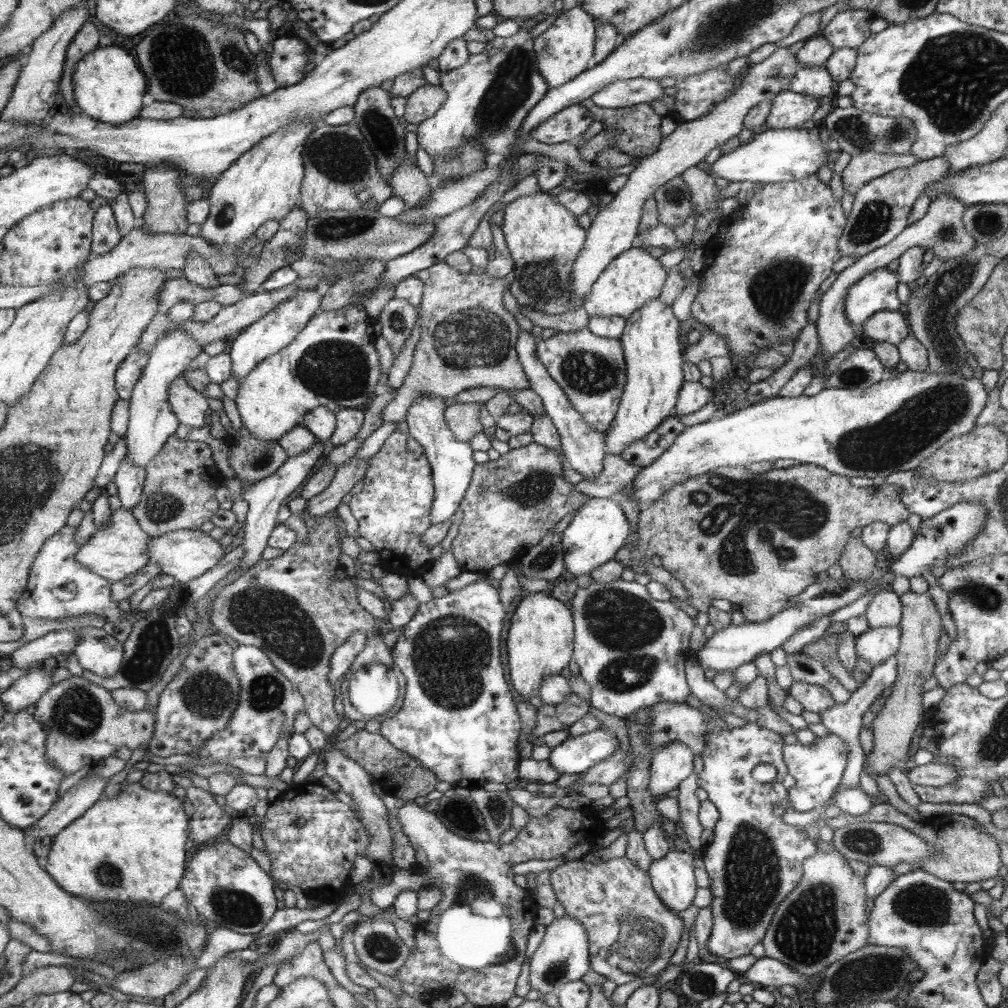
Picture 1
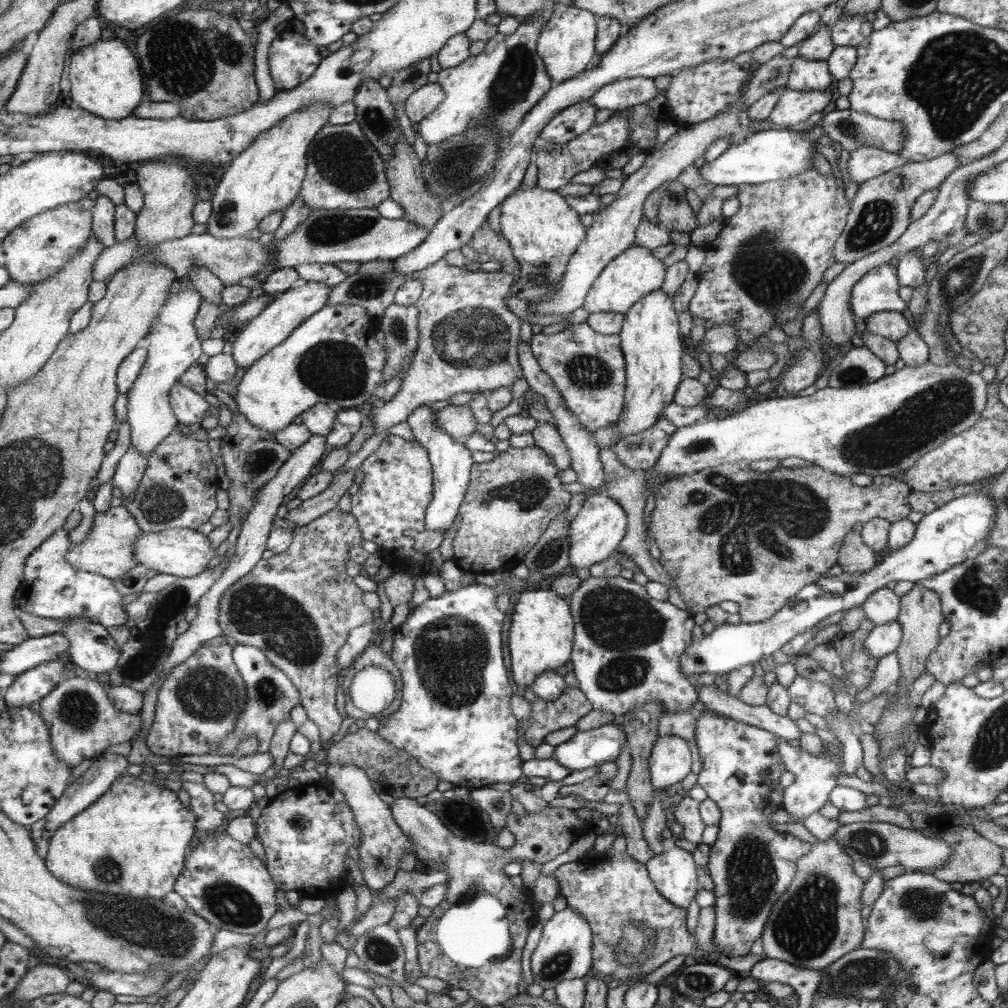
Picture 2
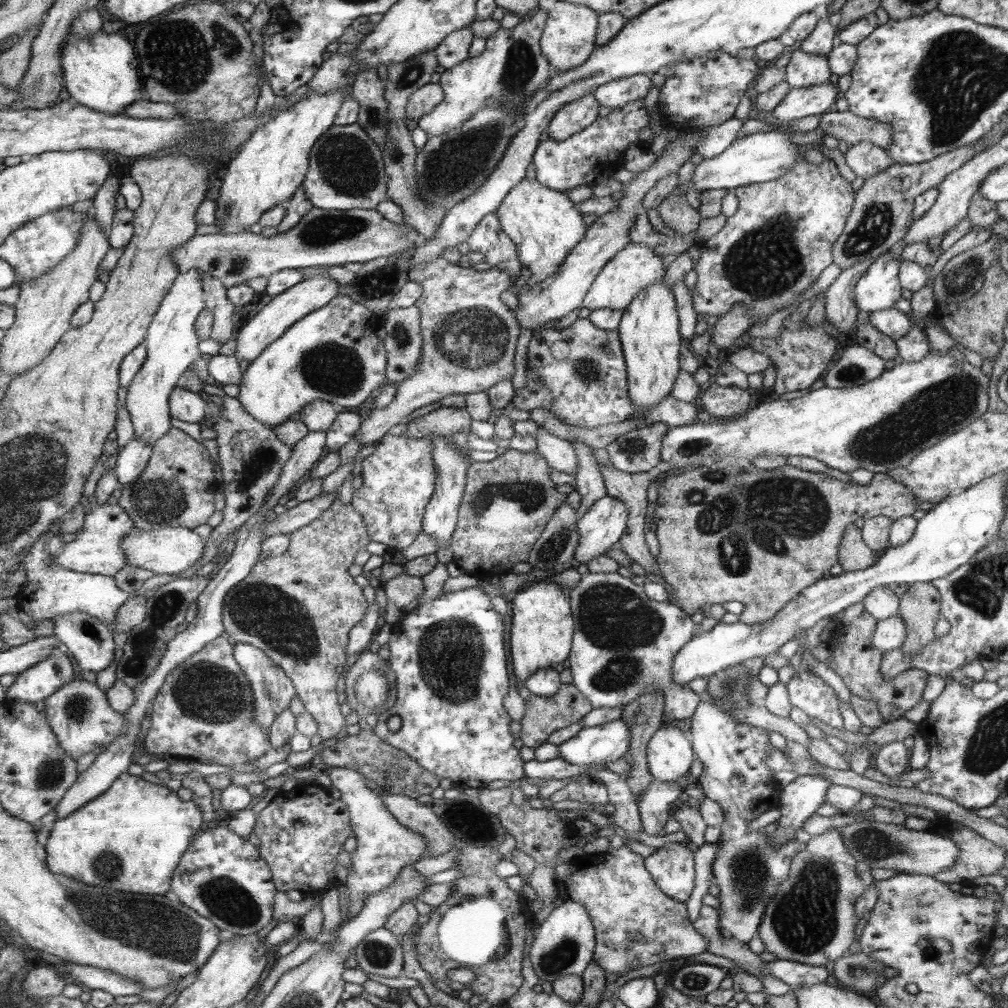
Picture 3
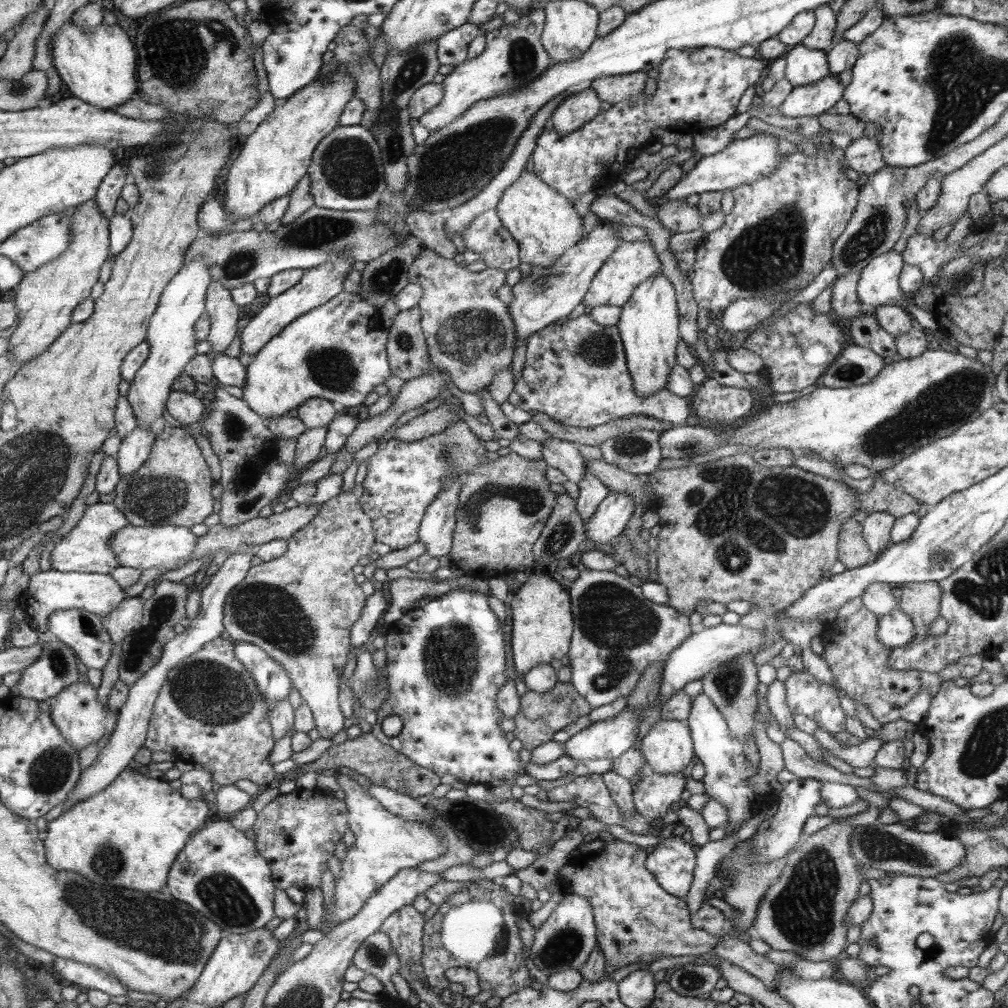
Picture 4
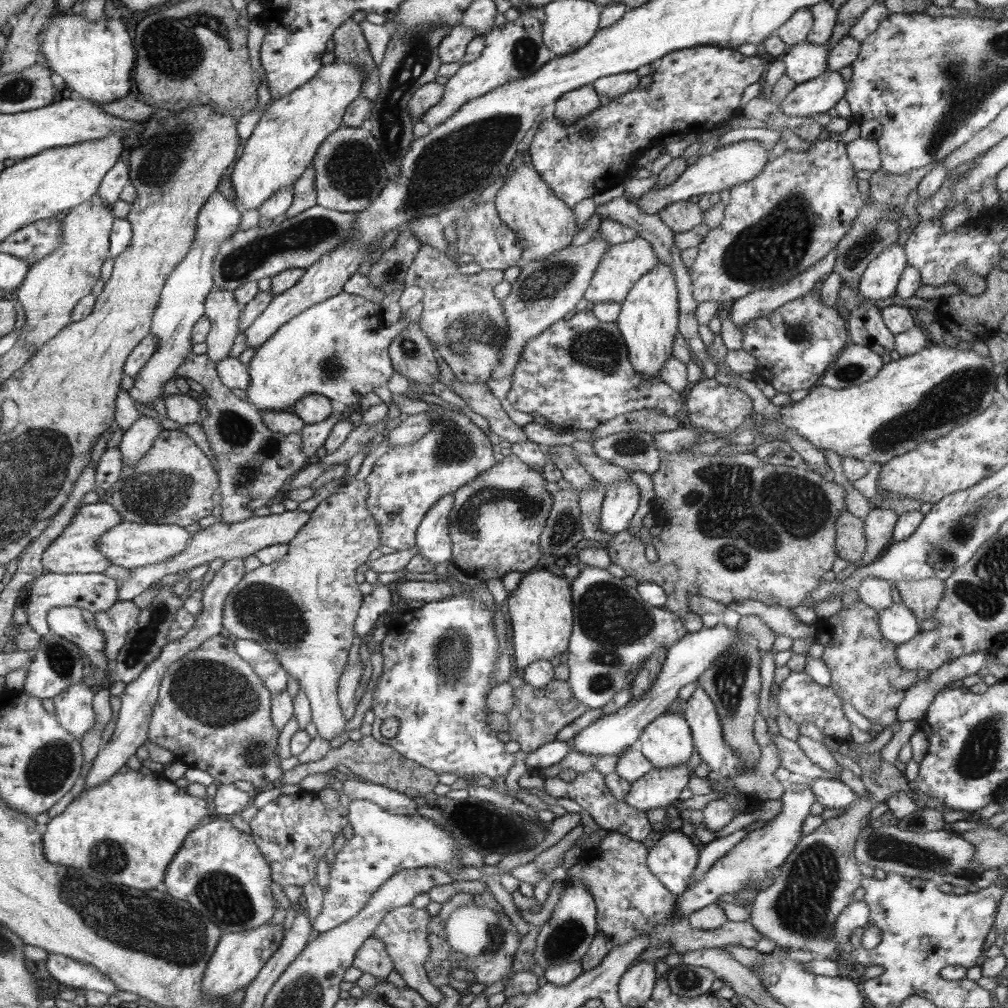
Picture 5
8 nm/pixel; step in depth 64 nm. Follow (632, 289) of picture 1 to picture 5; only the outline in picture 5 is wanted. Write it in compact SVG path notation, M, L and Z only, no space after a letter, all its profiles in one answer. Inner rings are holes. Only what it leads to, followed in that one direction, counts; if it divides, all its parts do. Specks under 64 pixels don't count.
M642 237L612 245L600 262L596 276L585 294L590 305L600 302L617 302L622 304L629 296L630 289L648 274L660 261L652 243Z

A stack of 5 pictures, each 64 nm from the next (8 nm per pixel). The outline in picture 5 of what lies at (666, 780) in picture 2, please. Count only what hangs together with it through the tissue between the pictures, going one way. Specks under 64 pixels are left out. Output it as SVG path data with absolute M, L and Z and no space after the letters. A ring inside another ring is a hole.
M666 711L645 728L637 749L652 763L653 768L684 765L694 754L691 728L684 715Z

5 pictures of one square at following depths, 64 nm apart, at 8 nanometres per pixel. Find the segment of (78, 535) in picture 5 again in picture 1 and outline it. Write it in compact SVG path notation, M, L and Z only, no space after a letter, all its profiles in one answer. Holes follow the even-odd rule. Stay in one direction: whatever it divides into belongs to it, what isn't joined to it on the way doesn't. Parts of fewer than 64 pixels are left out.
M120 508L112 513L110 520L92 535L90 541L81 546L77 553L77 562L98 574L109 582L123 580L130 574L136 574L149 564L148 545L151 536L142 530L137 518L130 510Z

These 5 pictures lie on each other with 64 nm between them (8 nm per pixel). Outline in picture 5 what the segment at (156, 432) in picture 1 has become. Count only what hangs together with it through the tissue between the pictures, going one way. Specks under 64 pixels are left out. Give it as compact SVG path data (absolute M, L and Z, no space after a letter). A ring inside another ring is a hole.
M221 190L213 194L201 213L197 215L197 237L184 260L170 273L161 290L160 304L157 305L156 312L153 314L152 328L149 334L153 334L157 338L158 352L153 354L143 369L133 377L134 384L127 390L127 393L138 404L153 406L153 402L160 396L165 397L165 384L177 376L177 370L186 357L192 353L193 326L204 316L204 302L216 284L213 281L213 258L221 244L232 237L232 234L238 232L241 217L242 212L237 204L228 200L225 192Z

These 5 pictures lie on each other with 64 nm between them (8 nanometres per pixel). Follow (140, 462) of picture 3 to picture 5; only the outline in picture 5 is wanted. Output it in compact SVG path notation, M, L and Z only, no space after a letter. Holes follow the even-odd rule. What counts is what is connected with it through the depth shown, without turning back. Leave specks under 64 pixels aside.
M140 416L123 432L119 451L124 464L136 464L152 447L156 437L164 430L158 419Z

